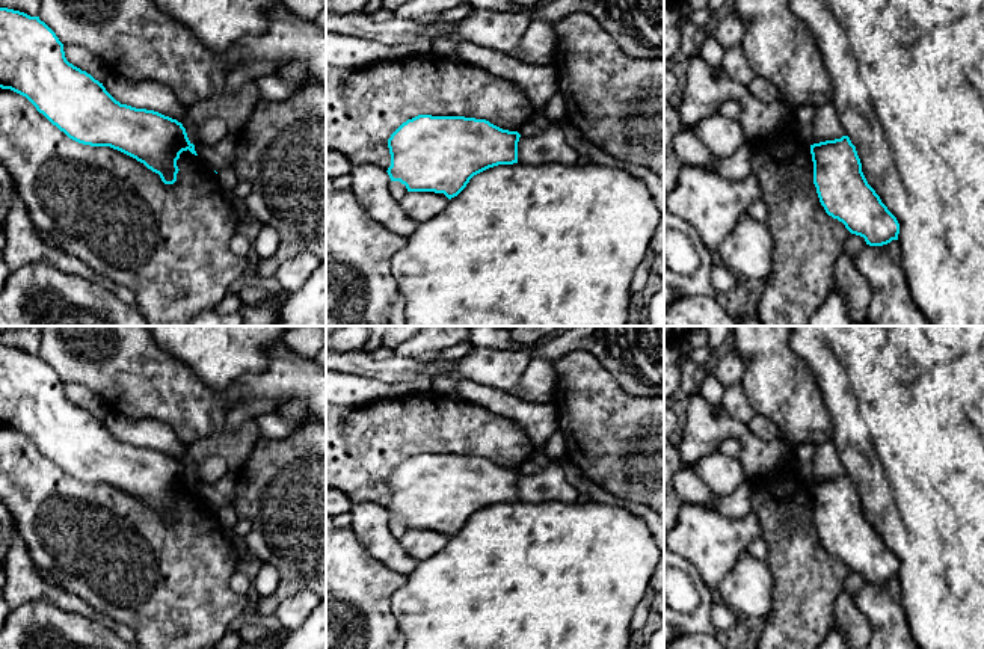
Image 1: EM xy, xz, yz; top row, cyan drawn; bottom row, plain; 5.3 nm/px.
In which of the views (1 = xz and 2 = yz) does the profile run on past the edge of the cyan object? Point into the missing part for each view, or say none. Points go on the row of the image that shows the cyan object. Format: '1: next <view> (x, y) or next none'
1: next none
2: next none

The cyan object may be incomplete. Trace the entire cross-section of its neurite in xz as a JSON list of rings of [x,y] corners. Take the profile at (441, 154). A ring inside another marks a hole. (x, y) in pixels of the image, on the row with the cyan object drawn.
[[[418,115],[403,122],[388,139],[391,181],[400,181],[407,192],[444,193],[457,196],[469,180],[498,165],[518,163],[518,131],[503,130],[486,119],[465,116]]]

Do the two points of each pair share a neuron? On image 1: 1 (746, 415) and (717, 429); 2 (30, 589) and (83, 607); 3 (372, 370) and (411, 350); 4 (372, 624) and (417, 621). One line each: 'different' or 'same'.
1: different
2: same
3: different
4: different

